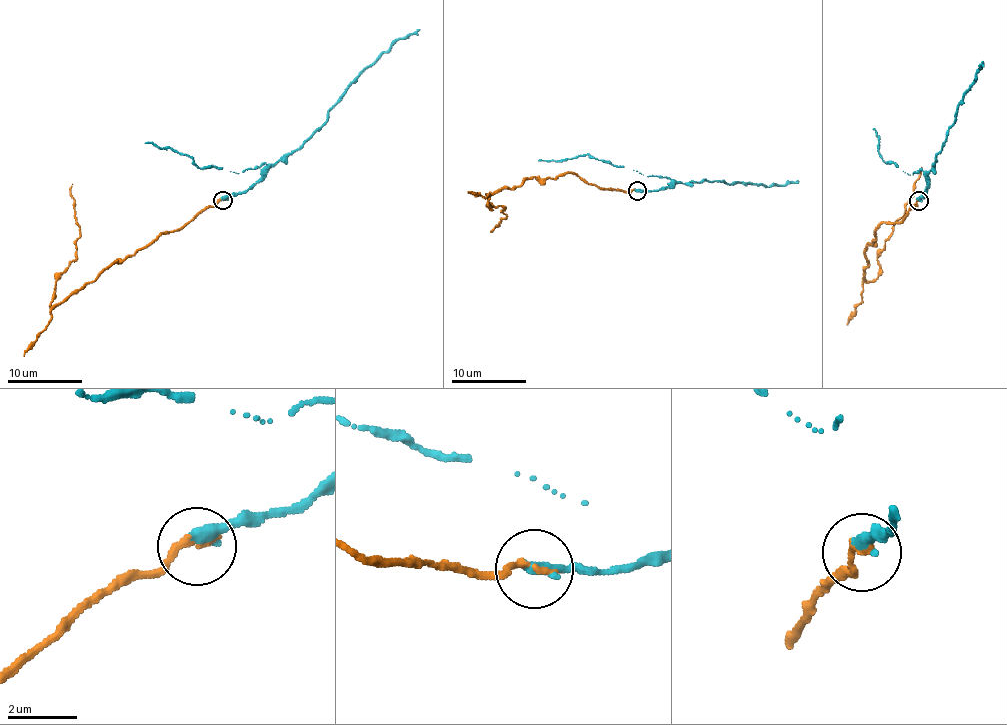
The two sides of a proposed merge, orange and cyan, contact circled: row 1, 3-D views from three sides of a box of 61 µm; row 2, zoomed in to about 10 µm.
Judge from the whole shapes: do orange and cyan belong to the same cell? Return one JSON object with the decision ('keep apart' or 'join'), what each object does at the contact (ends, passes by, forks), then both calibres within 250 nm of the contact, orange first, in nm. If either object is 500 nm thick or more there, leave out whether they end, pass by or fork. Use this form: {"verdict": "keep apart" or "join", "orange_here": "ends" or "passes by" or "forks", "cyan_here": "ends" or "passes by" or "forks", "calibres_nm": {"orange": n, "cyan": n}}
{"verdict": "join", "orange_here": "ends", "cyan_here": "ends", "calibres_nm": {"orange": 190, "cyan": 380}}

